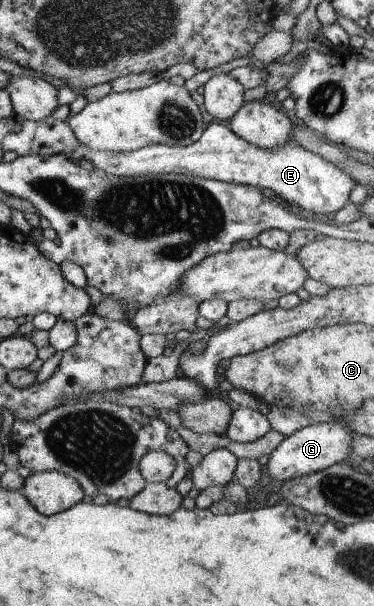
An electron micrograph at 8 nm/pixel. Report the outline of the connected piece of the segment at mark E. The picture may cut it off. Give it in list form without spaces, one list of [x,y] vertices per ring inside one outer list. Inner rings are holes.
[[[209,123],[204,126],[201,137],[188,146],[164,146],[159,144],[148,145],[134,152],[106,152],[105,150],[90,150],[80,145],[73,152],[63,153],[66,158],[78,162],[82,157],[89,160],[95,168],[115,174],[116,176],[137,177],[147,174],[185,174],[208,180],[219,180],[240,186],[251,186],[259,189],[271,189],[283,203],[291,203],[301,207],[303,211],[318,213],[318,216],[327,219],[338,209],[348,203],[349,191],[357,184],[347,173],[337,168],[333,163],[321,158],[317,153],[307,151],[294,141],[263,149],[246,143],[229,129],[227,123]]]

